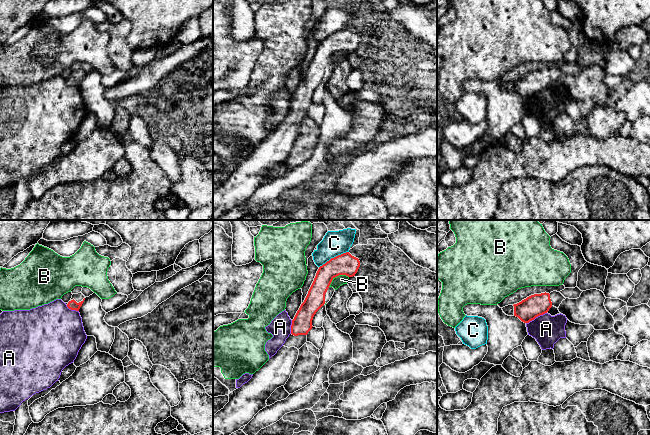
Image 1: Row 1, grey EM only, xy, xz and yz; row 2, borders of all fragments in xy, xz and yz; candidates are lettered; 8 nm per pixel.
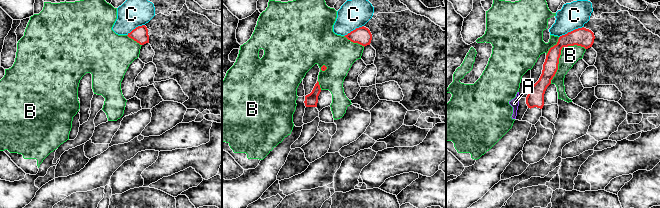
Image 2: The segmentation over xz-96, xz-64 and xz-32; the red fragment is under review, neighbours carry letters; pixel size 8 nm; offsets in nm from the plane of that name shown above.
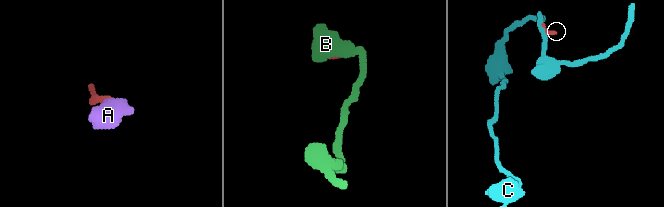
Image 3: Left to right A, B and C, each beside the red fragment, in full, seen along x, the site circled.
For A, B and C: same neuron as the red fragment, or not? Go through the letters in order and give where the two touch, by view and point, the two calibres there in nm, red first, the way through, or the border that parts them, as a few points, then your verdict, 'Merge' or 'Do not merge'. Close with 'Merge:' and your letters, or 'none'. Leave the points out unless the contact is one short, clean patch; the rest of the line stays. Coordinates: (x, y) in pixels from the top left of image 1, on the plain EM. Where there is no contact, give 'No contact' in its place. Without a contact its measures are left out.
A: Touches red at yz (536, 92). Thickness 180 nm (red) against 240 nm. Boundary: yz (546, 88), (526, 99). Do not merge
B: Touches red at xz (337, 51). Thickness 180 nm (red) against 80 nm. Do not merge
C: Touches red at xz (334, 33). Thickness 180 nm (red) against 200 nm. Do not merge
Merge: none

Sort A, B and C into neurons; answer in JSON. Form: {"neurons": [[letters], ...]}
{"neurons": [["A"], ["B"], ["C"]]}

